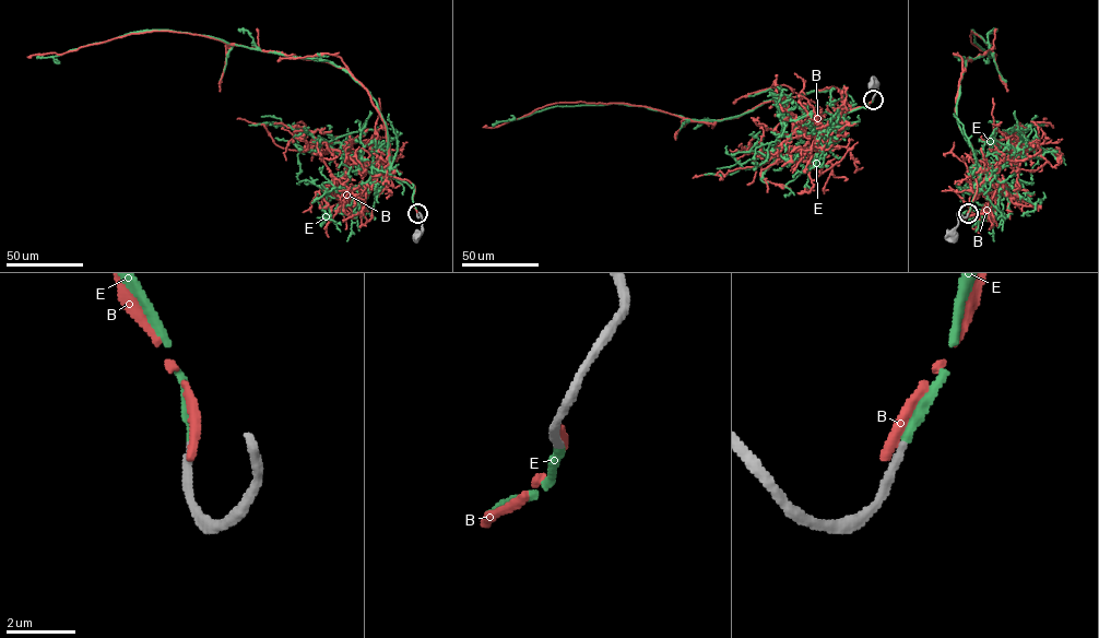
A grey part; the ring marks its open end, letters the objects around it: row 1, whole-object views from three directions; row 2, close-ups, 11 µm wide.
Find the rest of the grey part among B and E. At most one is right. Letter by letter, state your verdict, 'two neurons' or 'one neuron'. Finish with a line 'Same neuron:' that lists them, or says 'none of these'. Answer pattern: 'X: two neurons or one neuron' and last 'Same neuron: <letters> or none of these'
B: two neurons
E: one neuron
Same neuron: E

